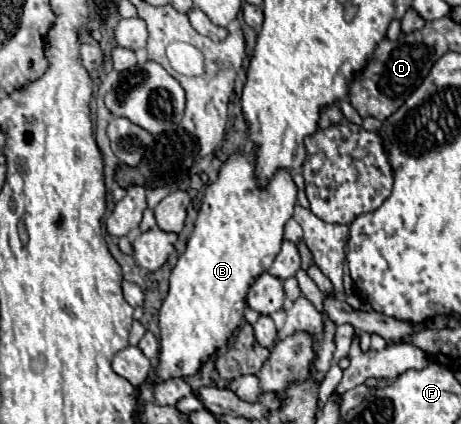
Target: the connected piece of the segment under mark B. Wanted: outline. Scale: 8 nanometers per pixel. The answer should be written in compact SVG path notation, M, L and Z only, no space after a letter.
M231 154L223 164L219 178L203 186L203 204L195 222L195 230L187 242L187 250L181 254L169 278L169 294L159 310L159 362L153 370L153 378L147 378L149 386L165 382L169 378L187 378L199 372L199 368L209 360L209 356L227 344L231 334L243 320L245 296L255 278L269 270L281 248L281 234L285 222L293 214L297 202L297 186L289 170L279 170L265 190L257 188L255 180L255 154Z

